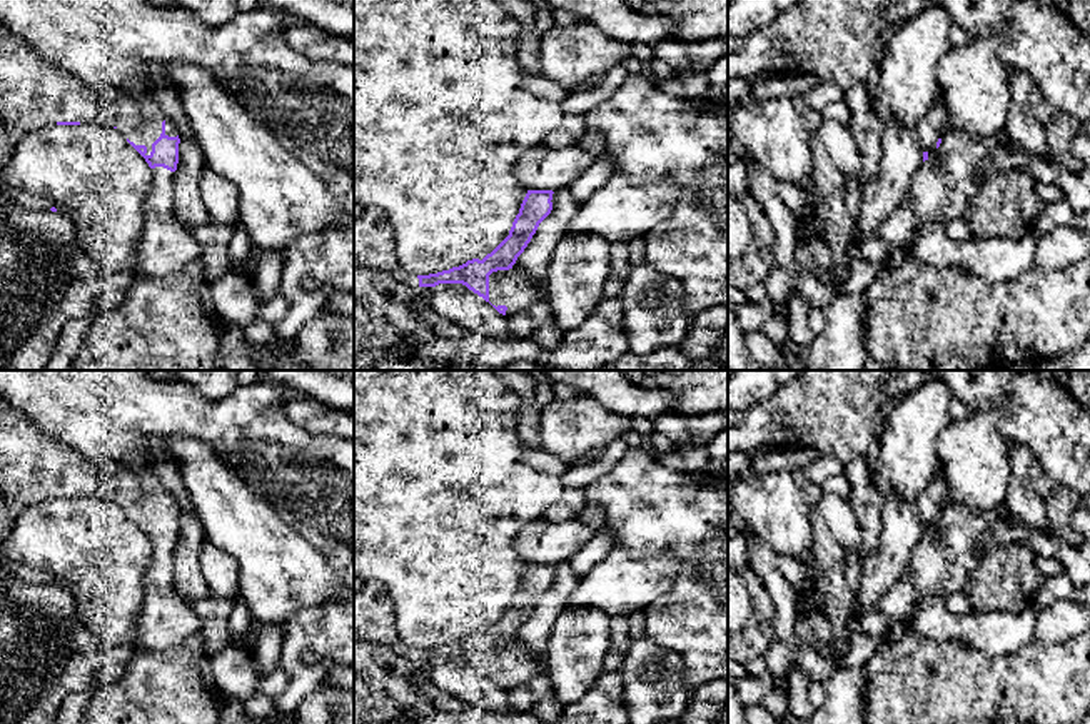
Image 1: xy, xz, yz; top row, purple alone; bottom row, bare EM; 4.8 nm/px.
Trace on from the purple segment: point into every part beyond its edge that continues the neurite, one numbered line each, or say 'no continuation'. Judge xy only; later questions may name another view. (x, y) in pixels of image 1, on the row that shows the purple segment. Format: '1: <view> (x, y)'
1: xy (35, 92)
2: xy (166, 244)

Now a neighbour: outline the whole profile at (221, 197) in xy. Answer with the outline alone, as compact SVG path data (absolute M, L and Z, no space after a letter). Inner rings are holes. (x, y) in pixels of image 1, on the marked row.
M210 168L200 175L200 200L210 222L219 225L239 224L239 189Z

